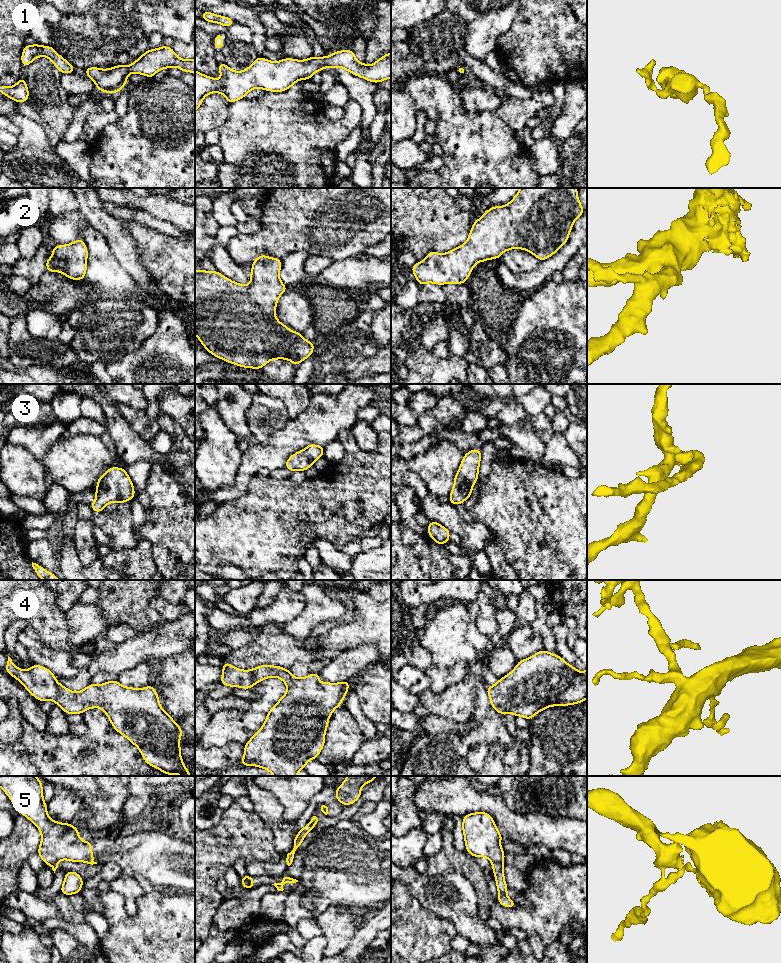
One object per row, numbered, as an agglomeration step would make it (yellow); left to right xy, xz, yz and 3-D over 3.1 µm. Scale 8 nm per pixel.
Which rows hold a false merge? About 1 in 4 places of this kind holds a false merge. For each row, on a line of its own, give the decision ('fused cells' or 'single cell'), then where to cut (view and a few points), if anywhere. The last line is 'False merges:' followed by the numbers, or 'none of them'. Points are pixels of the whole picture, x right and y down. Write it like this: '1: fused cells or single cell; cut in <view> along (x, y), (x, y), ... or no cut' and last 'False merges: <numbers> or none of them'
1: single cell; no cut
2: single cell; no cut
3: single cell; no cut
4: single cell; no cut
5: fused cells; cut in yz along (492, 862), (503, 863)
False merges: 5

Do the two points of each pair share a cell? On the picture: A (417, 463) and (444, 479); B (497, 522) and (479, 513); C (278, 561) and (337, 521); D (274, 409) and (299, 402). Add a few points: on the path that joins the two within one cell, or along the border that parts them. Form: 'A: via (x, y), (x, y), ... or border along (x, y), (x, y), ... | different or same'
A: via (424, 464), (432, 466), (438, 472) | same
B: via (493, 518), (488, 513), (483, 513) | same
C: via (287, 545), (305, 527), (314, 526), (321, 522) | same
D: border along (266, 394), (276, 397), (282, 402), (289, 418) | different

